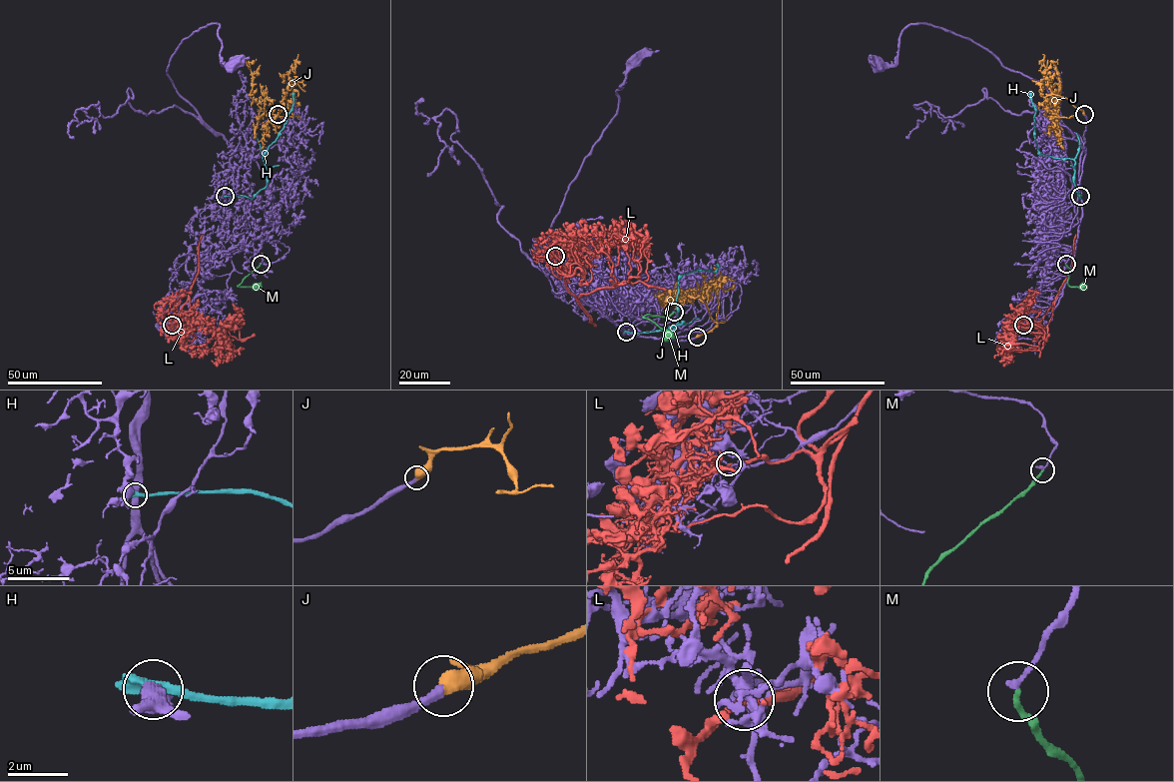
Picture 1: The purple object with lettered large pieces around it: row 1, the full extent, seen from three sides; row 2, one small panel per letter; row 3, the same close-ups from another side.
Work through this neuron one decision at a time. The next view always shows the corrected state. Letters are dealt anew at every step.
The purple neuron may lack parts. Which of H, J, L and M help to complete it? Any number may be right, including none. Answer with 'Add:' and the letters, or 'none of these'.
Add: J

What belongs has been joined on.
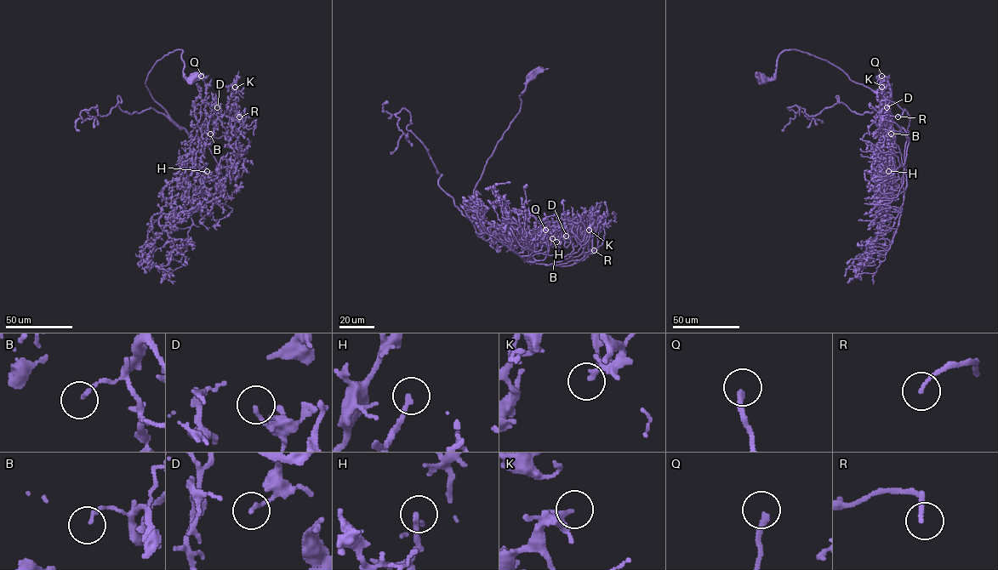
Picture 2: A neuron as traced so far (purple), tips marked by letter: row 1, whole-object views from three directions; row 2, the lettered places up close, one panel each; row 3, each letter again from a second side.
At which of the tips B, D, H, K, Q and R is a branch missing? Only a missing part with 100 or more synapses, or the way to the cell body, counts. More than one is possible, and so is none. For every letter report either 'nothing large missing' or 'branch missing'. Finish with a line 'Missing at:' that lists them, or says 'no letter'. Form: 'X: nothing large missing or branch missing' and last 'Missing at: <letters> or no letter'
B: nothing large missing
D: nothing large missing
H: branch missing
K: nothing large missing
Q: nothing large missing
R: branch missing
Missing at: H, R

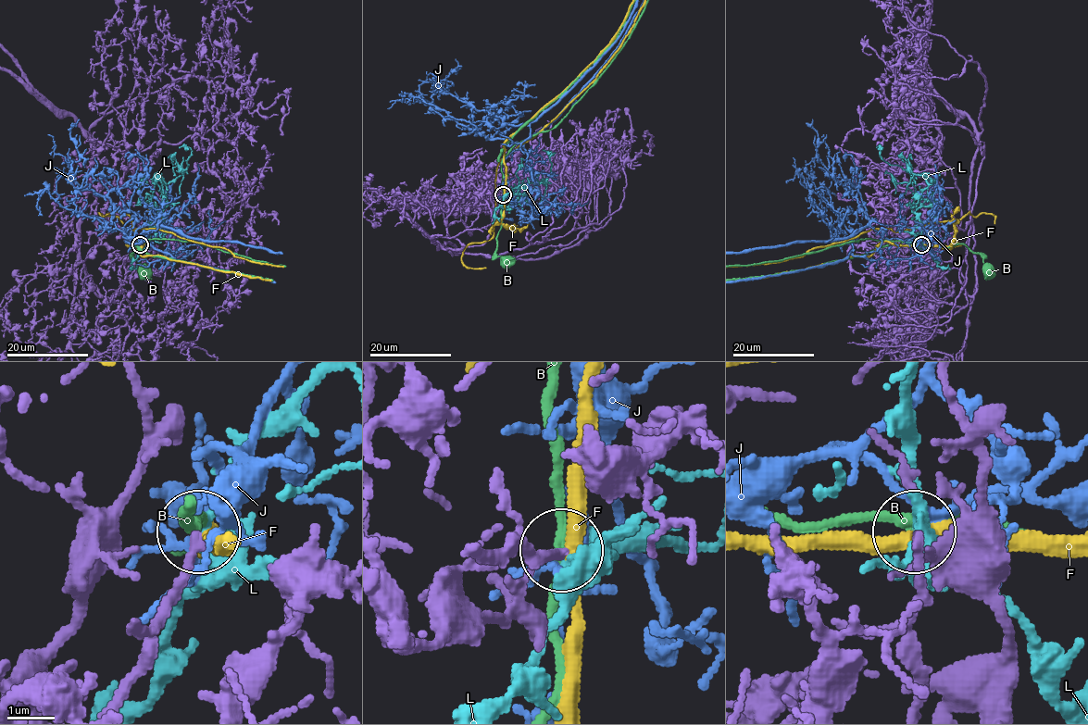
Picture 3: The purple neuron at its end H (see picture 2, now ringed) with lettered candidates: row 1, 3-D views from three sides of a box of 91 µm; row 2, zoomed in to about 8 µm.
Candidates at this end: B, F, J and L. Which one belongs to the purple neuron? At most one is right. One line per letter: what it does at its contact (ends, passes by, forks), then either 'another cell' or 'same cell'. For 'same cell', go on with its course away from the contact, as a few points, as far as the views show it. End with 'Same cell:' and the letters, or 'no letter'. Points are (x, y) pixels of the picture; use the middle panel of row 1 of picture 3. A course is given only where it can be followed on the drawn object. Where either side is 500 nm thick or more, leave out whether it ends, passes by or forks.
B: it passes by; another cell
F: it passes by; another cell
J: it forks; another cell
L: it passes by; same cell; course (504, 195), (524, 194), (527, 185), (529, 203), (541, 200), (555, 153), (543, 149)
Same cell: L

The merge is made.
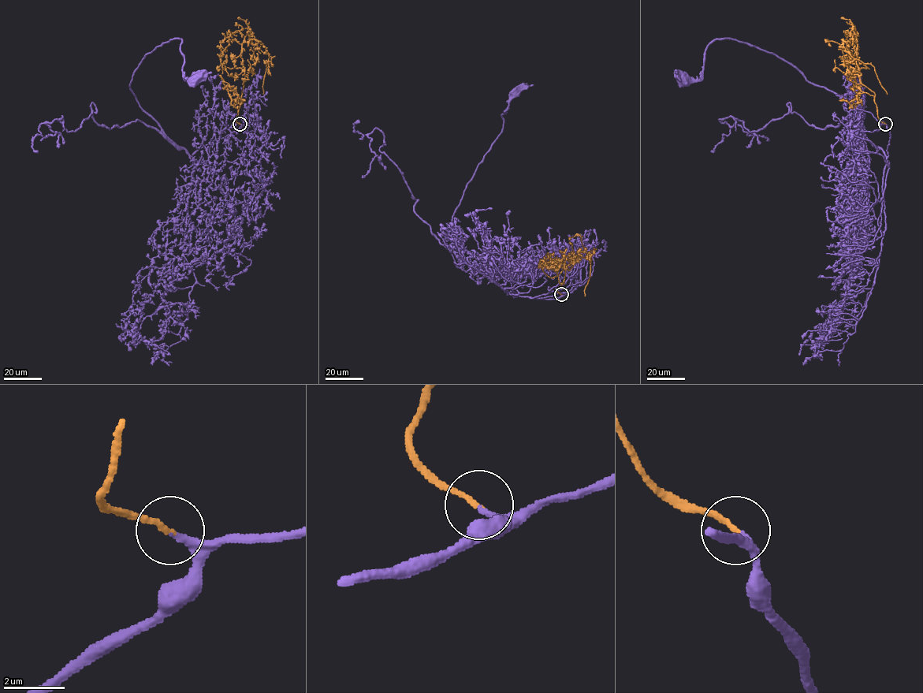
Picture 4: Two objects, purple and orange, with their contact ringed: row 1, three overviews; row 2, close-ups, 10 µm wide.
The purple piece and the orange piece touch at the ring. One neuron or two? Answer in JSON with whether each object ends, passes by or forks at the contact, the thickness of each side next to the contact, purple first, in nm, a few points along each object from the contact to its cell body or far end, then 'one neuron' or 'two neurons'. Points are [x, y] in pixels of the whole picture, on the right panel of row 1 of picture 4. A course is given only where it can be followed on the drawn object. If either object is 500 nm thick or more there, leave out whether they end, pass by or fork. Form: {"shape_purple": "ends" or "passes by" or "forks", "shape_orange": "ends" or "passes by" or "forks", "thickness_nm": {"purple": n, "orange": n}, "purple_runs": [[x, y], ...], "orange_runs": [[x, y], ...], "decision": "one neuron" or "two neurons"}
{"shape_purple": "ends", "shape_orange": "ends", "thickness_nm": {"purple": 200, "orange": 170}, "purple_runs": [[885, 124], [887, 156], [865, 135], [843, 96], [735, 39], [713, 39], [703, 77], [682, 80]], "orange_runs": [[885, 124], [877, 115], [875, 93], [859, 78], [852, 39], [846, 48], [874, 68], [887, 94]], "decision": "one neuron"}

